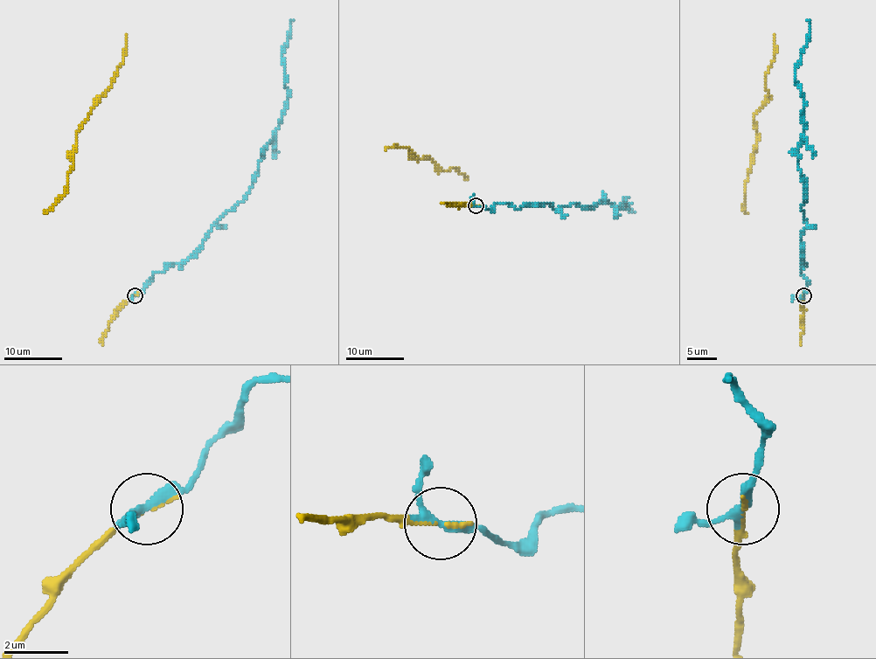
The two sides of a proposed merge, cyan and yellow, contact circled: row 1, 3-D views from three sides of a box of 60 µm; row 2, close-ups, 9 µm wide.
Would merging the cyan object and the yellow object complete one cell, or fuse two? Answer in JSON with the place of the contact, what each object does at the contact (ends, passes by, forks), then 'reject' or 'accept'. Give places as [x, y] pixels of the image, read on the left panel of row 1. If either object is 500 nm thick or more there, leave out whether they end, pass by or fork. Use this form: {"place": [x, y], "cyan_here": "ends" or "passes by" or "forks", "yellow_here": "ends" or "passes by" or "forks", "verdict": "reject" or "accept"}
{"place": [135, 295], "cyan_here": "passes by", "yellow_here": "ends", "verdict": "accept"}

